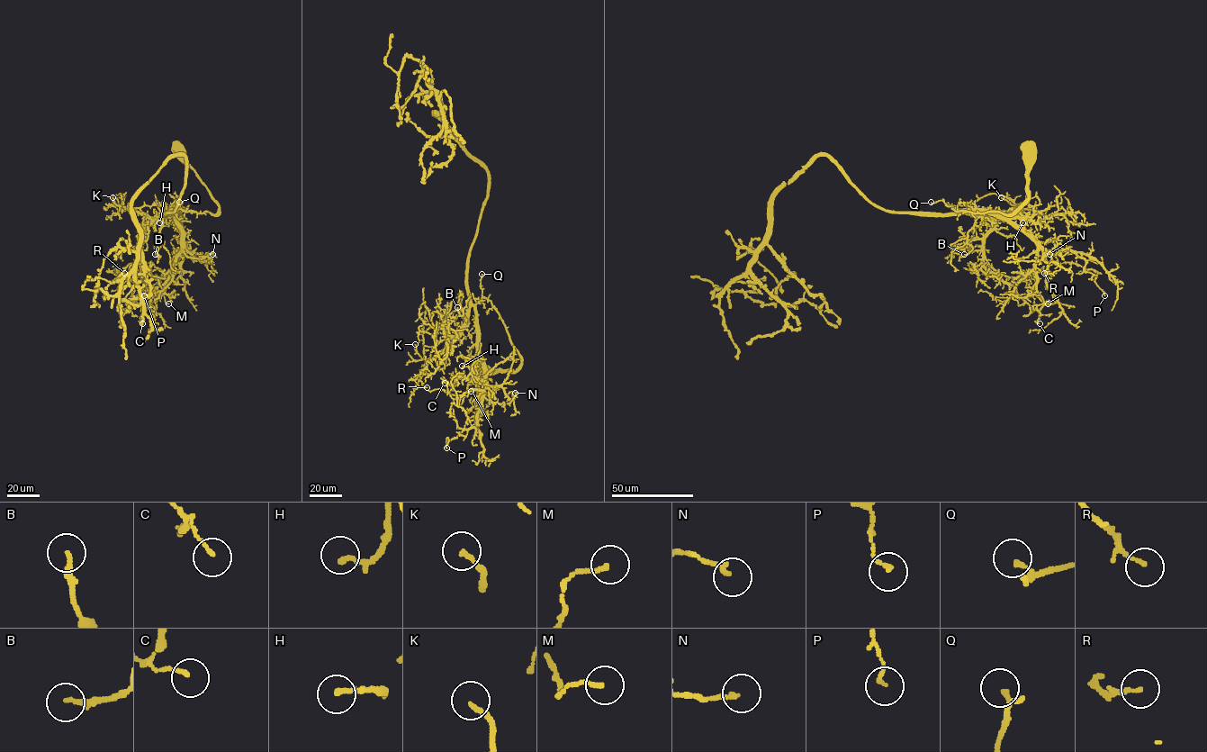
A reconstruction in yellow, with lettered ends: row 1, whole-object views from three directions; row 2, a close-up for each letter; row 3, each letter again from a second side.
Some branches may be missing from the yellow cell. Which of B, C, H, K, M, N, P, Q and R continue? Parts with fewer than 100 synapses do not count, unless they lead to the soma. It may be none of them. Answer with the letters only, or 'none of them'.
none of them

